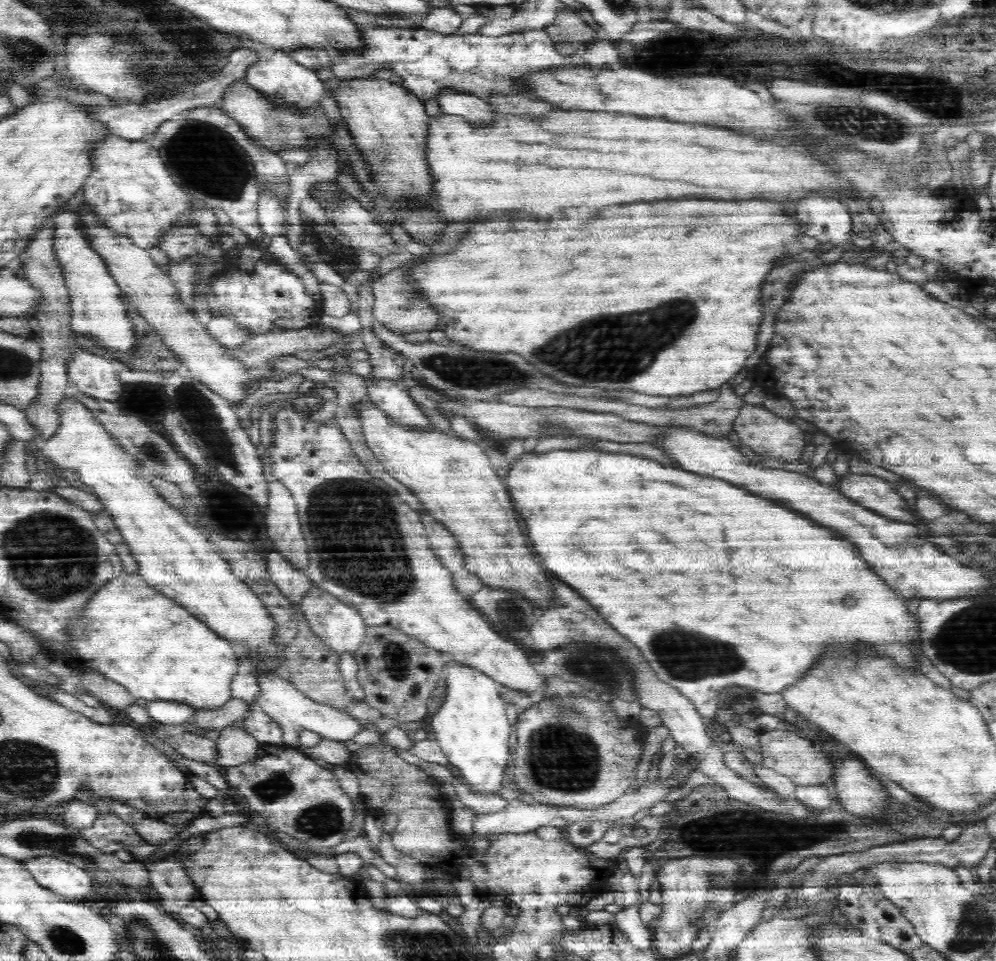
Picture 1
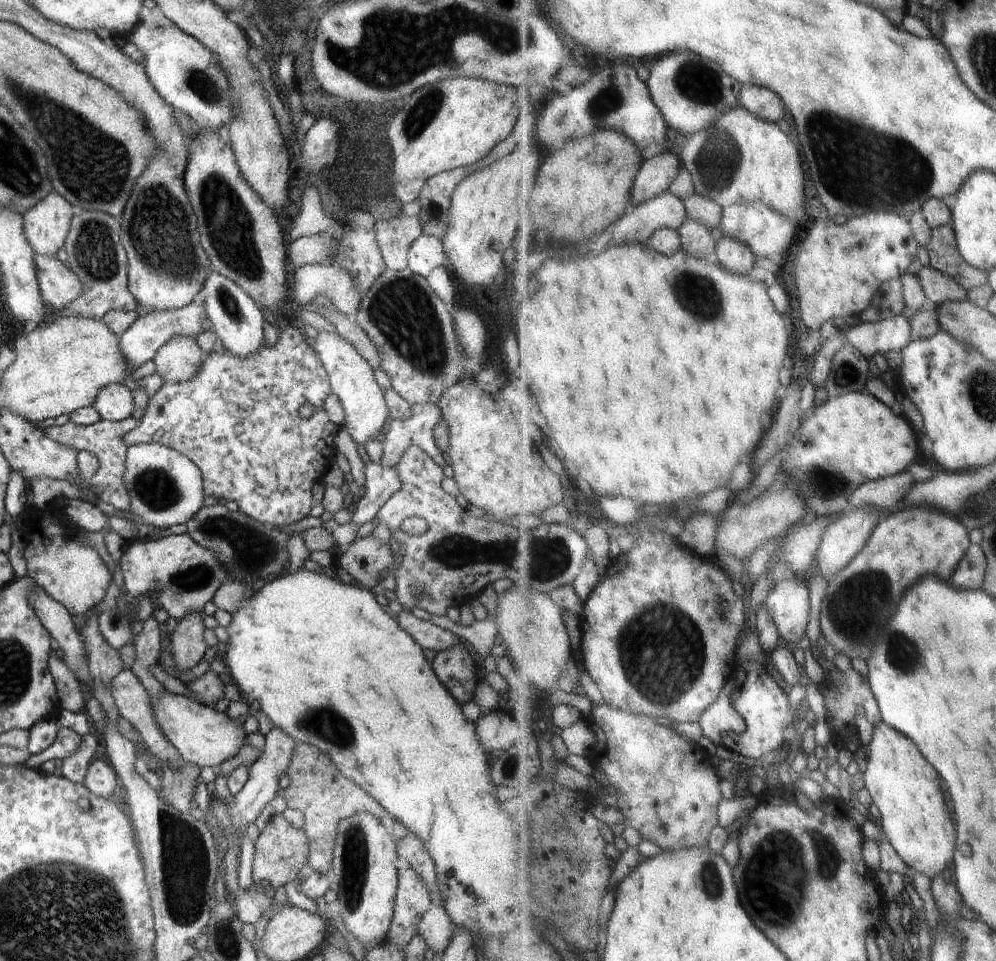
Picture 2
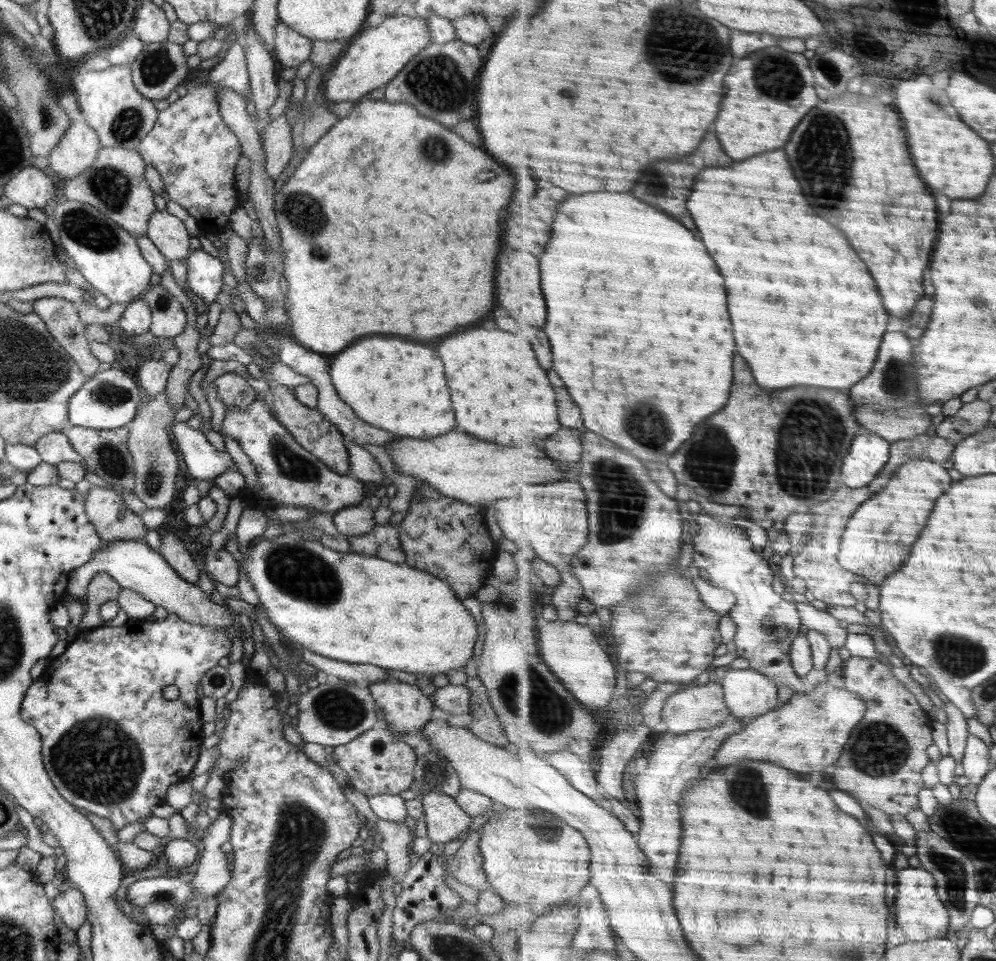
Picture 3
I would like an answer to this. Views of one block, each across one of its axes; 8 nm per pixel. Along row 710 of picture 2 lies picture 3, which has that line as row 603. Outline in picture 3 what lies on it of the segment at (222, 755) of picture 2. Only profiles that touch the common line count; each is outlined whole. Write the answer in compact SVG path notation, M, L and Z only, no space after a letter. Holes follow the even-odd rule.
M113 540L104 543L93 557L82 566L69 573L67 593L85 599L89 582L96 573L107 572L122 589L130 589L146 600L162 606L168 613L177 614L182 620L203 624L212 630L225 630L230 637L234 636L234 619L231 612L222 605L214 603L198 585L186 582L168 564L158 552L152 550L145 540Z

